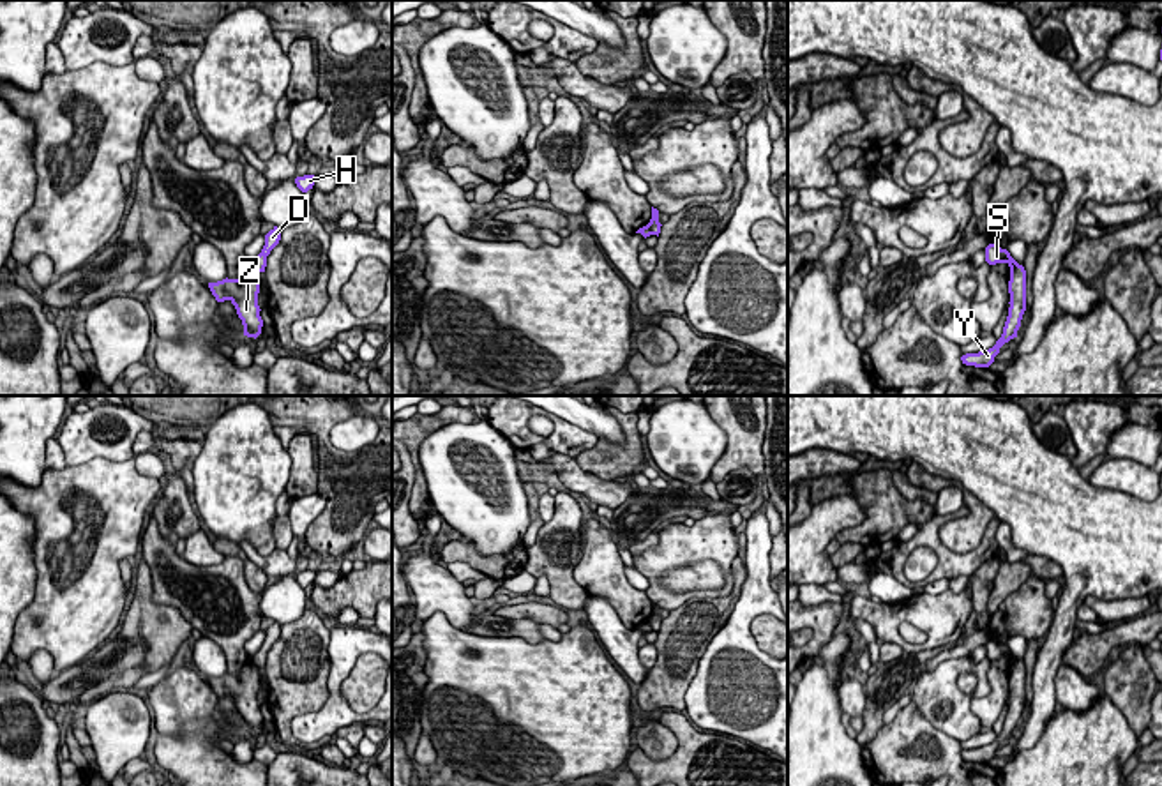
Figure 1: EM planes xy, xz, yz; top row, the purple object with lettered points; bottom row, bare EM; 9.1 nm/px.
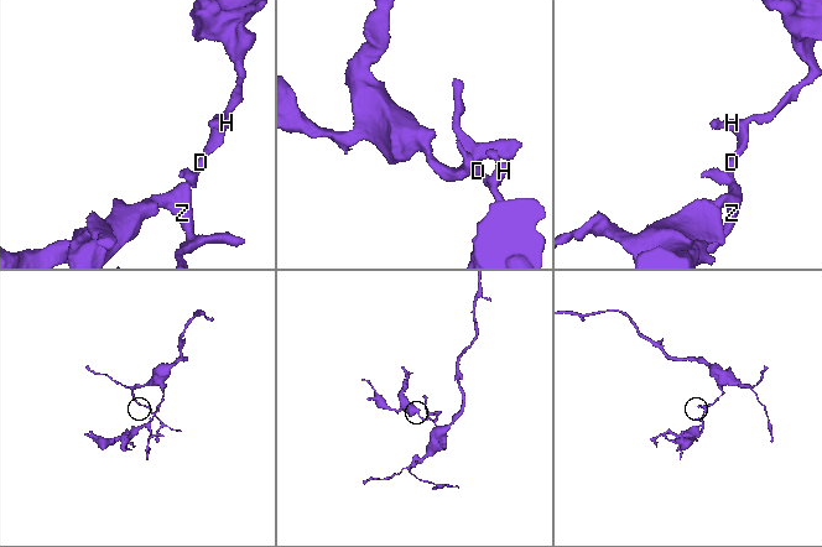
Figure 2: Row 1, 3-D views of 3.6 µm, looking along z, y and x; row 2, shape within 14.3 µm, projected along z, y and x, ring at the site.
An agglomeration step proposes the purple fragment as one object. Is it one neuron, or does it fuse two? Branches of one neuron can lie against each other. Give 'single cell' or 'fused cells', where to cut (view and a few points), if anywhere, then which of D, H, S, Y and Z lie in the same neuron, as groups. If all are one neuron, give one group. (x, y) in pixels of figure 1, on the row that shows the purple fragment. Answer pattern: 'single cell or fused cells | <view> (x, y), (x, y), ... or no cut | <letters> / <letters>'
fused cells | xy (251, 264), (256, 272) | D H S / Y Z

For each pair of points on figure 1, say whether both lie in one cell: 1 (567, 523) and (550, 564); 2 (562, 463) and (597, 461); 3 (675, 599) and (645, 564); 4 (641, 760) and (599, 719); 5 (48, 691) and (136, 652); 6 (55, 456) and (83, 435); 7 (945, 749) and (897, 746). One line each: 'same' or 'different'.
1: same
2: different
3: same
4: different
5: same
6: different
7: same

